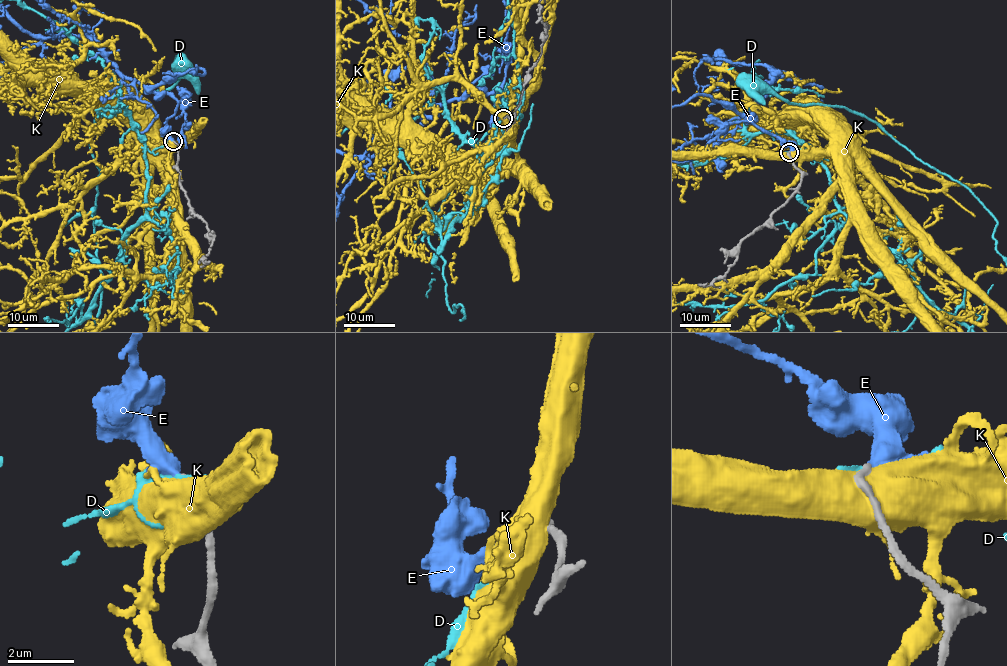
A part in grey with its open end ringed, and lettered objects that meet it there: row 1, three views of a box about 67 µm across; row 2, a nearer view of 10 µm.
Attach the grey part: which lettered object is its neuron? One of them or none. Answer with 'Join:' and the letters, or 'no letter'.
Join: E

